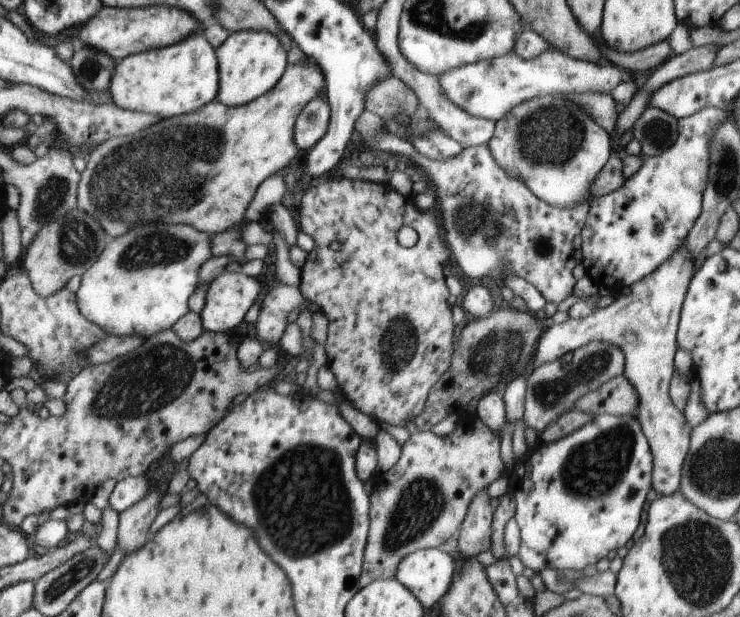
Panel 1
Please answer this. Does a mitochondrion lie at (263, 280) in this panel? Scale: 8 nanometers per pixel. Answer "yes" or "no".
no

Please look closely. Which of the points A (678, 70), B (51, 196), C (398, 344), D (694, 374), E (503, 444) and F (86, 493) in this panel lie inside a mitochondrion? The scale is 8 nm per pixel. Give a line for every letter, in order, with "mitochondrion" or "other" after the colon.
A: other
B: mitochondrion
C: mitochondrion
D: other
E: other
F: other

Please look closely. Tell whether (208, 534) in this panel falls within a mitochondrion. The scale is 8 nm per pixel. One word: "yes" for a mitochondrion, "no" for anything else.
no

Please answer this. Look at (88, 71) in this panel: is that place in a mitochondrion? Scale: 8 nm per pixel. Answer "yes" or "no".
yes

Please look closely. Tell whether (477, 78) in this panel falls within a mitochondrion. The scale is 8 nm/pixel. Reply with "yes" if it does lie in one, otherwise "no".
no

